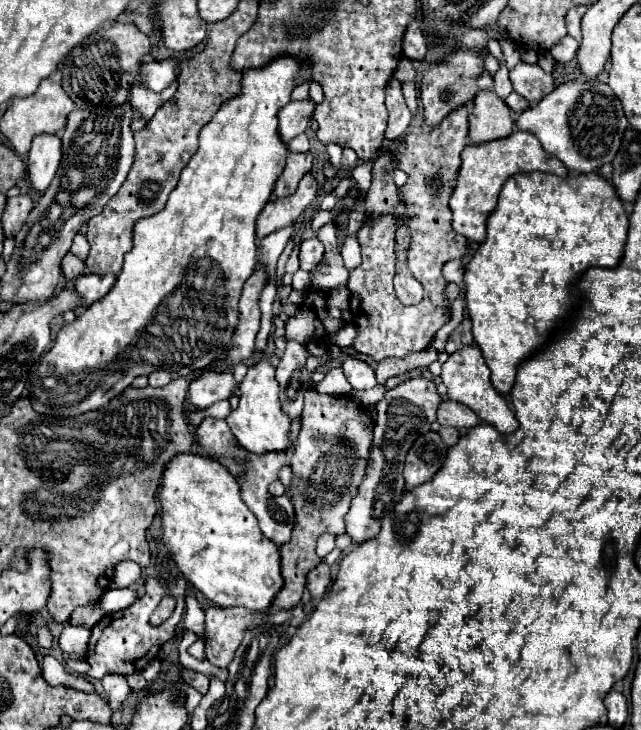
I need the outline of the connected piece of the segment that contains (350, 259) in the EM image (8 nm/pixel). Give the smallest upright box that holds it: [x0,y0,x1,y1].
[340,236,360,270]

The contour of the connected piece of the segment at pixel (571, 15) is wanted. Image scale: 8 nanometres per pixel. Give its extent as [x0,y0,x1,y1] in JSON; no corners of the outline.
[566,6,586,42]

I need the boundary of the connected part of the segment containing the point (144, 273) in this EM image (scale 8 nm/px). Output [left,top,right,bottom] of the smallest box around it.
[30,54,302,414]

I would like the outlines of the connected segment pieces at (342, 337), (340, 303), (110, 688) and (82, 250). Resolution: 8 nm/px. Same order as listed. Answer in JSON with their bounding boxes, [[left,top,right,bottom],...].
[[326,323,357,348],[328,284,350,318],[102,676,130,710],[70,232,88,260]]

